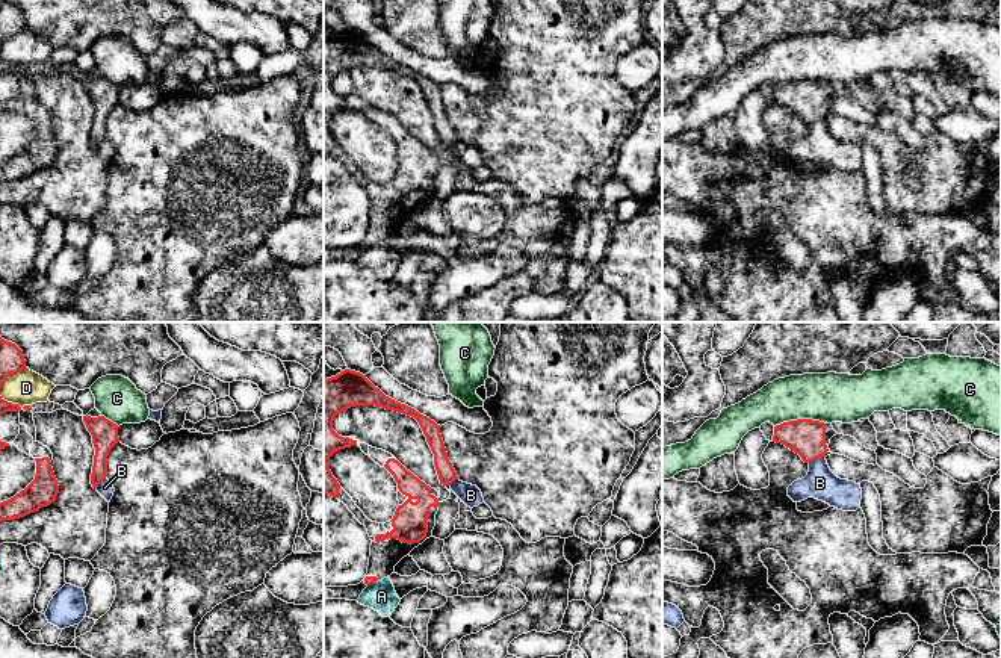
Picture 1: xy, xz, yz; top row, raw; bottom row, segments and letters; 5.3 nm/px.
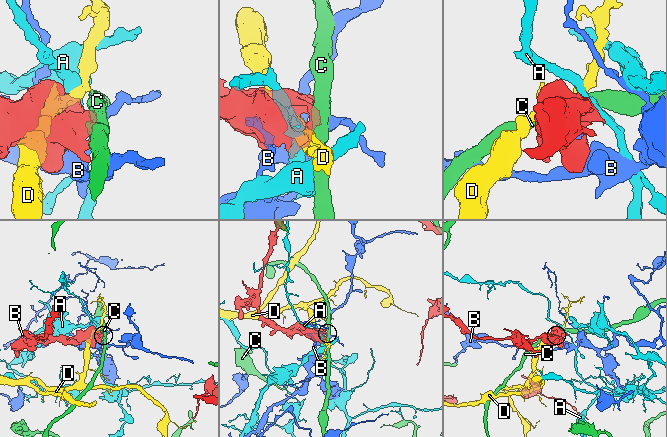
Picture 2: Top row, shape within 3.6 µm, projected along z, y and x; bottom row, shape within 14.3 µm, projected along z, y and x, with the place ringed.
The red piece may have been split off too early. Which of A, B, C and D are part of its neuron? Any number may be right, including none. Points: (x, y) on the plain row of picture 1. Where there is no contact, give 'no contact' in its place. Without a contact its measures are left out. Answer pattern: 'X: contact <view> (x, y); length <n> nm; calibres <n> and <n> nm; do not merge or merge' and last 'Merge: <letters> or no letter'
A: contact xz (371, 244); length 50 nm; calibres 50 and 160 nm; do not merge
B: contact yz (817, 118); length 100 nm; calibres 200 and 170 nm; do not merge
C: contact yz (799, 80); length 280 nm; calibres 200 and 260 nm; do not merge
D: contact xy (15, 65); length 170 nm; calibres 60 and 190 nm; do not merge
Merge: no letter

